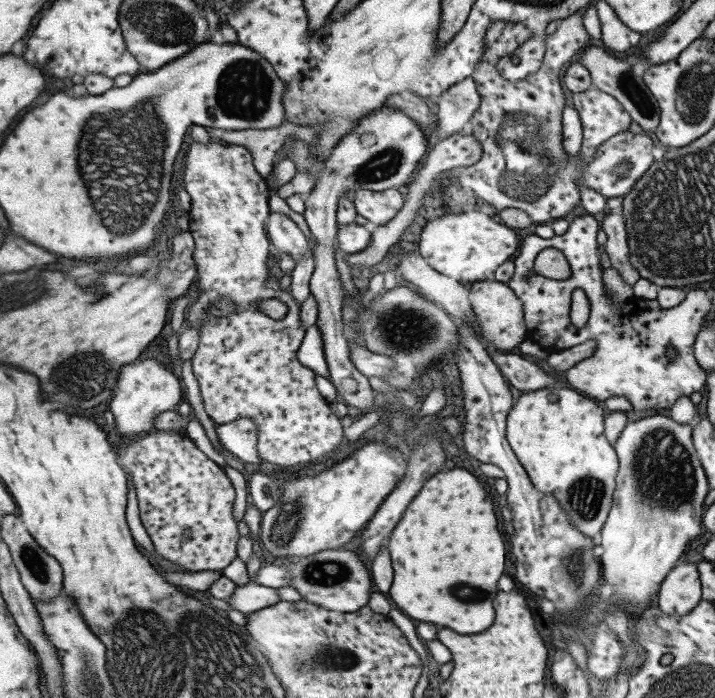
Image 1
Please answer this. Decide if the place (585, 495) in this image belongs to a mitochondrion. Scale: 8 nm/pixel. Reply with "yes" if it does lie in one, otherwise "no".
yes

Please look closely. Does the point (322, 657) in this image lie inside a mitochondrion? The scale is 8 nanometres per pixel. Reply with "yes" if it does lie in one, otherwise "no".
yes

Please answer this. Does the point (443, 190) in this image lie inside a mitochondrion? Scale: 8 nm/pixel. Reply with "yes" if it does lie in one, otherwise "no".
yes

